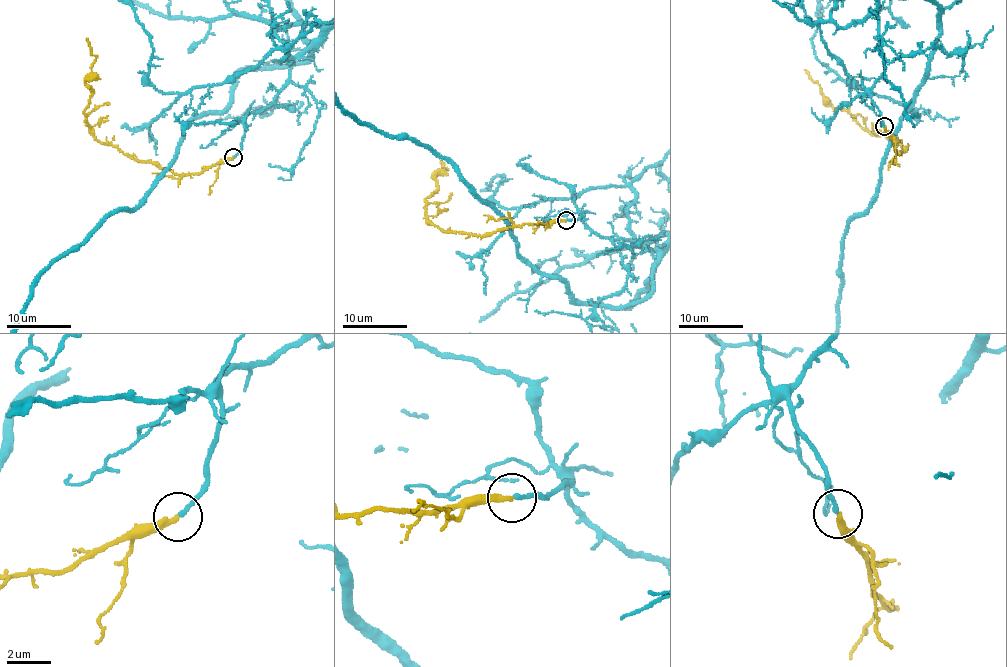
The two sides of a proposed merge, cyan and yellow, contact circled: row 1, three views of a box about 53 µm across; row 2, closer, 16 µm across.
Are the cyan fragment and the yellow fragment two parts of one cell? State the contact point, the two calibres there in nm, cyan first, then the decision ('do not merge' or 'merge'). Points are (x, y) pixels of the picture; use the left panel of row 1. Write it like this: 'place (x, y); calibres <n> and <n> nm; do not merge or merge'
place (233, 157); calibres 200 and 280 nm; merge

